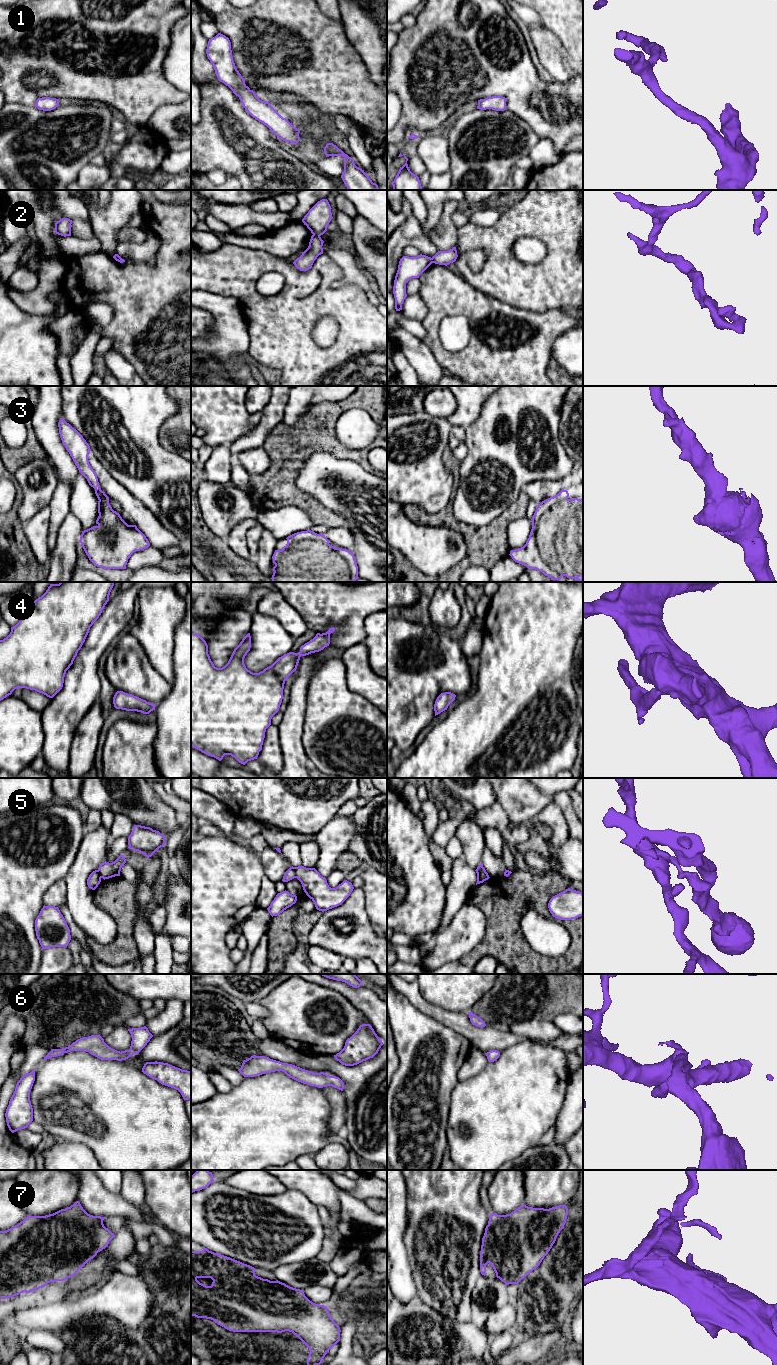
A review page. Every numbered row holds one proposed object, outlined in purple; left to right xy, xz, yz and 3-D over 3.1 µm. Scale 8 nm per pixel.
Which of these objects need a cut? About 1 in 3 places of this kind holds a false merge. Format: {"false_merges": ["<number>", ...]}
{"false_merges": ["2", "5"]}

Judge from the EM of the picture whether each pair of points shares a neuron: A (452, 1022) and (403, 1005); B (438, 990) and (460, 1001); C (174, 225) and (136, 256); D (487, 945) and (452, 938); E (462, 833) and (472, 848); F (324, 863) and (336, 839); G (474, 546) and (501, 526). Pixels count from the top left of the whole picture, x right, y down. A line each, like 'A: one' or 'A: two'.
A: two
B: one
C: two
D: two
E: one
F: one
G: one

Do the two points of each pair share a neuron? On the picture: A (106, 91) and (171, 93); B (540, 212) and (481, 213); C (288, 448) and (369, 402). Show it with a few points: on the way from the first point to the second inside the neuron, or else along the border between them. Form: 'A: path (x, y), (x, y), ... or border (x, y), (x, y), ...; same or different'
A: path (122, 91), (155, 91); same
B: border (502, 208), (500, 218), (495, 224), (480, 226); different
C: path (308, 428), (320, 416), (349, 403); same

